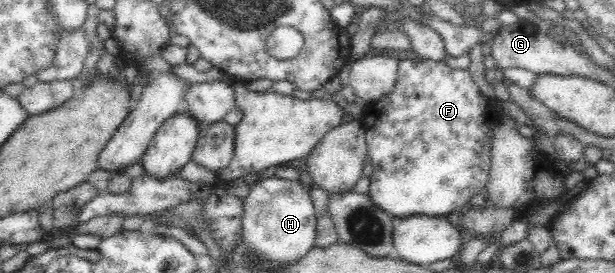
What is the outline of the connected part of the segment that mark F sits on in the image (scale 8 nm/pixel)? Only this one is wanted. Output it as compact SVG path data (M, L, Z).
M429 58L398 60L398 73L391 92L369 102L361 118L363 128L366 130L367 160L370 161L372 166L368 196L378 208L387 212L392 218L407 218L407 216L419 216L421 214L443 217L469 207L468 203L471 198L485 193L491 166L491 142L493 142L495 126L500 122L500 117L500 113L494 107L494 100L483 94L481 87L471 77L467 69L451 68L444 60Z

